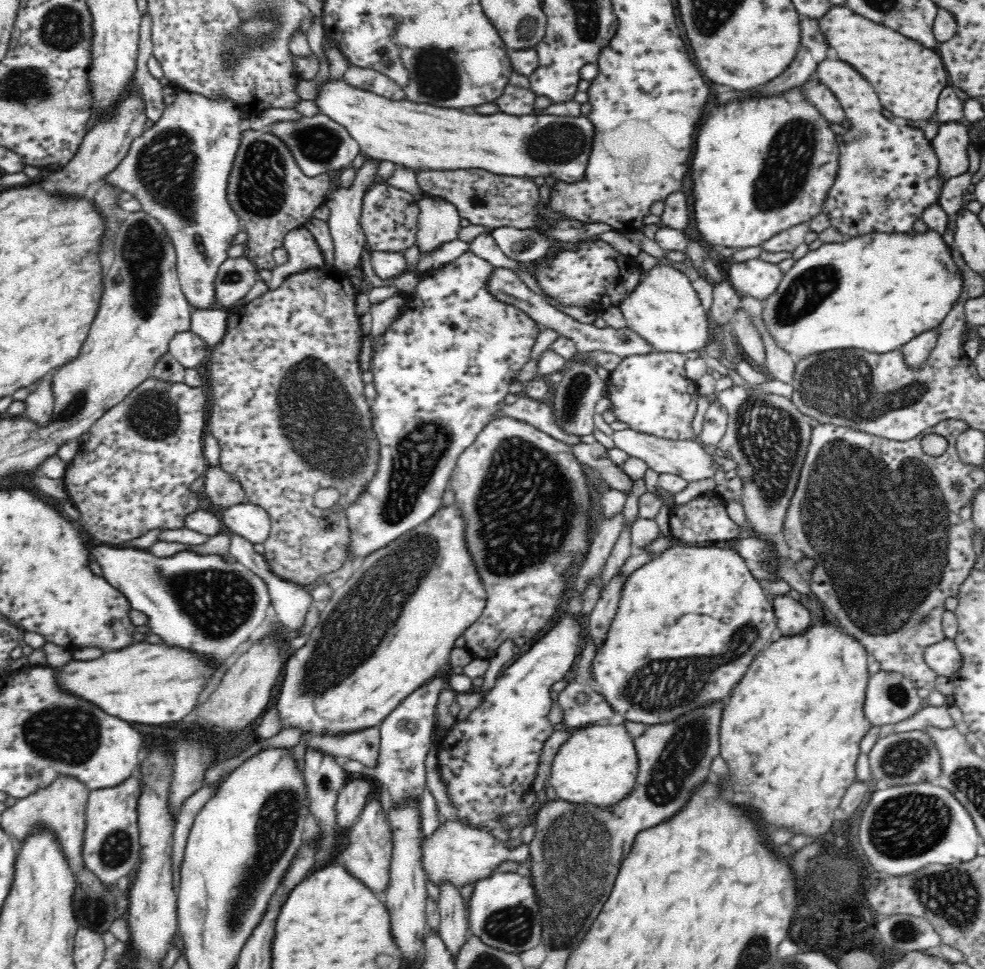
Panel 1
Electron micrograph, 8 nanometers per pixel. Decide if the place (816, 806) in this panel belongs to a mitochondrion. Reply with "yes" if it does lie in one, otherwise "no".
no

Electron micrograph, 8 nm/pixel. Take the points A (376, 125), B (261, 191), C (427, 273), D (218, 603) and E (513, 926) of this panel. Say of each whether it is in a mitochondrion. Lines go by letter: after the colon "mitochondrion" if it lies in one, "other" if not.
A: other
B: mitochondrion
C: other
D: mitochondrion
E: mitochondrion

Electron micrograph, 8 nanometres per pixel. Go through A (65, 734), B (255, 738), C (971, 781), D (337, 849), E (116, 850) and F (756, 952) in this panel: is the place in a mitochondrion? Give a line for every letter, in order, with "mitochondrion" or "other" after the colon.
A: mitochondrion
B: other
C: mitochondrion
D: other
E: mitochondrion
F: mitochondrion

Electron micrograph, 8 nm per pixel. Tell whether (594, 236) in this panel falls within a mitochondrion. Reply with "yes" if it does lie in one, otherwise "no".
no

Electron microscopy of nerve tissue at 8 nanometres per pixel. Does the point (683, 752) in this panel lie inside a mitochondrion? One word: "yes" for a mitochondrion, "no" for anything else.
yes

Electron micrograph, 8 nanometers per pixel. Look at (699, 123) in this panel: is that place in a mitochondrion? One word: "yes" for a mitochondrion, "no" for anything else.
no

